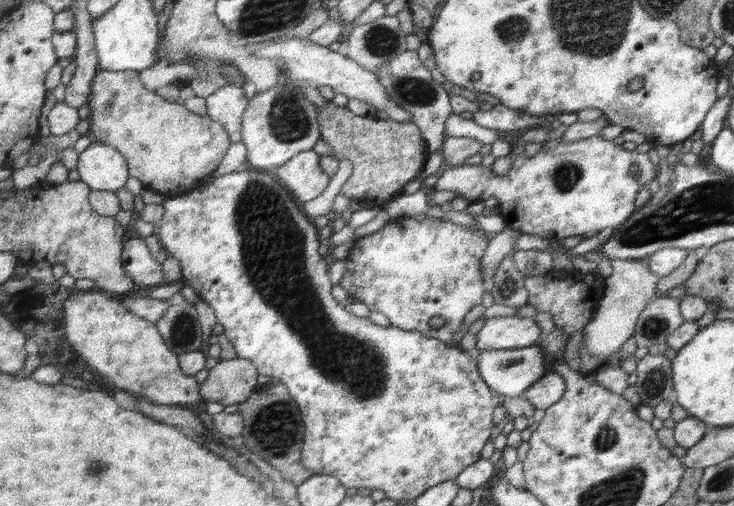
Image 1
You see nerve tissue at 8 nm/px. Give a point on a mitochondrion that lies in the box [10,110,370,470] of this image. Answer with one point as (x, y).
(275, 426)

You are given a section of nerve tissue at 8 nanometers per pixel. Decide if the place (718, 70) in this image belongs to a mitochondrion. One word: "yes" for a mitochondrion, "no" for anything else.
no

